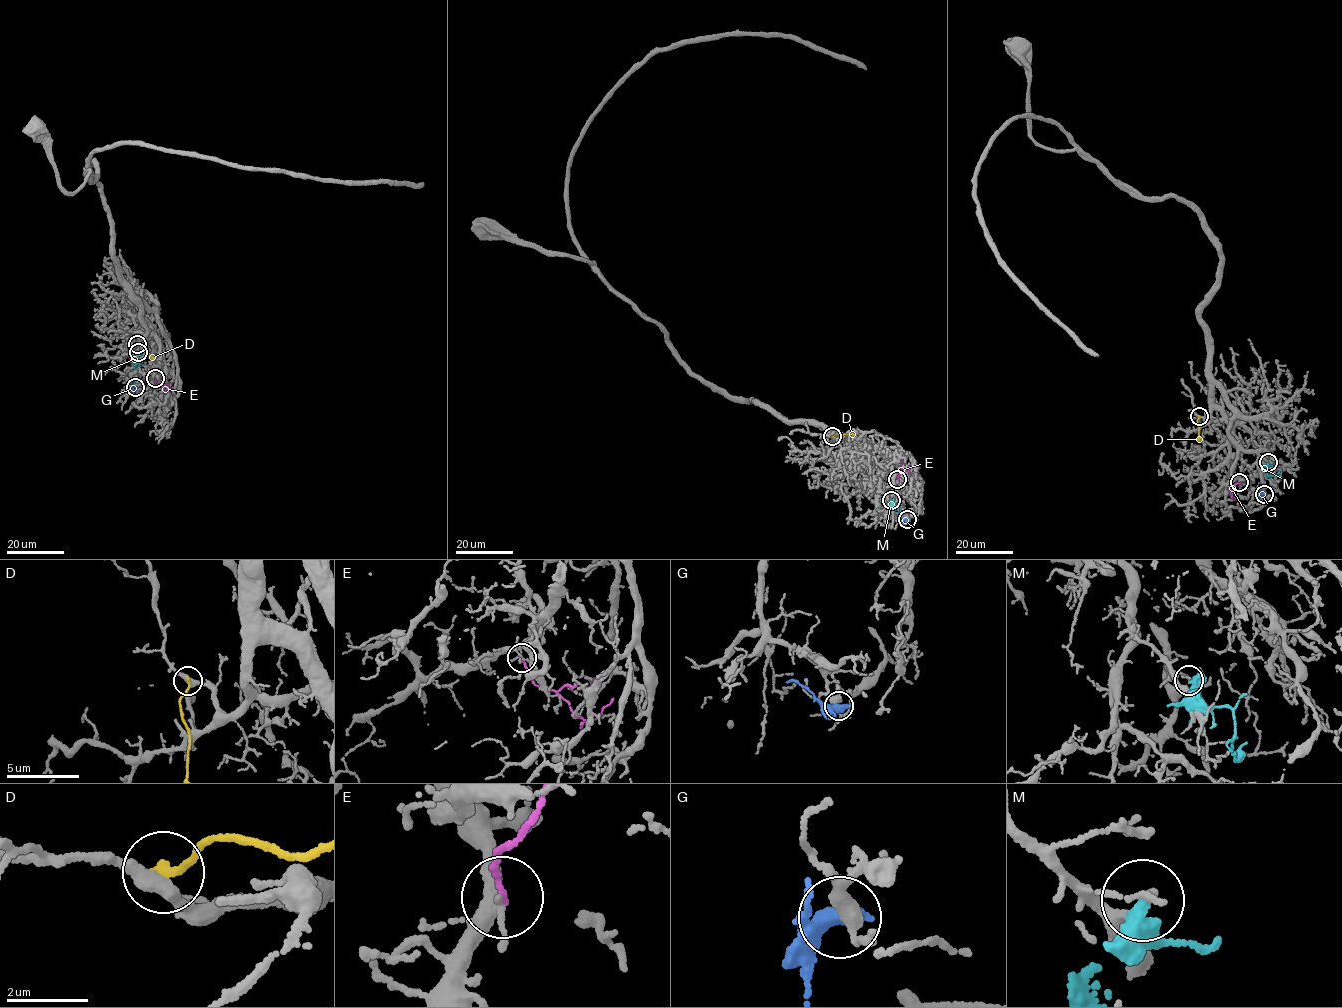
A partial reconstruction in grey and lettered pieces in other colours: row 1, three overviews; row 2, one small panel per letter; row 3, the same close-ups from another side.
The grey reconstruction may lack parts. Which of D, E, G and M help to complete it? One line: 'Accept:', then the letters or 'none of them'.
Accept: none of them

